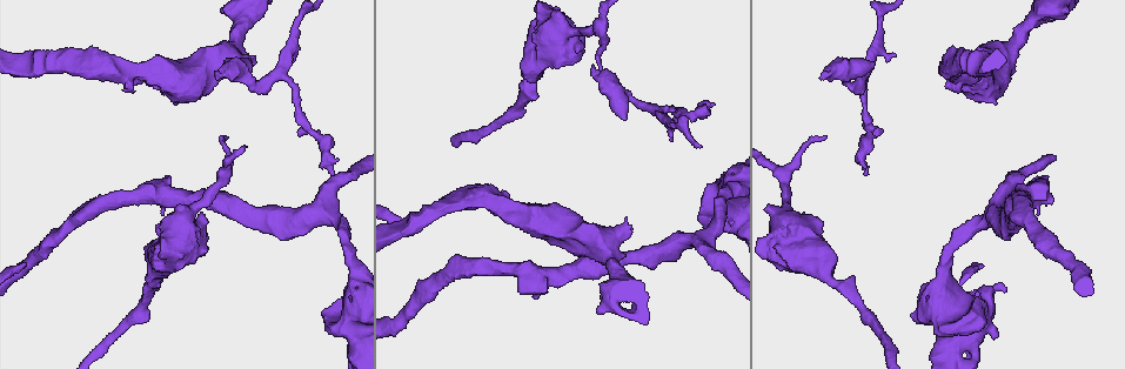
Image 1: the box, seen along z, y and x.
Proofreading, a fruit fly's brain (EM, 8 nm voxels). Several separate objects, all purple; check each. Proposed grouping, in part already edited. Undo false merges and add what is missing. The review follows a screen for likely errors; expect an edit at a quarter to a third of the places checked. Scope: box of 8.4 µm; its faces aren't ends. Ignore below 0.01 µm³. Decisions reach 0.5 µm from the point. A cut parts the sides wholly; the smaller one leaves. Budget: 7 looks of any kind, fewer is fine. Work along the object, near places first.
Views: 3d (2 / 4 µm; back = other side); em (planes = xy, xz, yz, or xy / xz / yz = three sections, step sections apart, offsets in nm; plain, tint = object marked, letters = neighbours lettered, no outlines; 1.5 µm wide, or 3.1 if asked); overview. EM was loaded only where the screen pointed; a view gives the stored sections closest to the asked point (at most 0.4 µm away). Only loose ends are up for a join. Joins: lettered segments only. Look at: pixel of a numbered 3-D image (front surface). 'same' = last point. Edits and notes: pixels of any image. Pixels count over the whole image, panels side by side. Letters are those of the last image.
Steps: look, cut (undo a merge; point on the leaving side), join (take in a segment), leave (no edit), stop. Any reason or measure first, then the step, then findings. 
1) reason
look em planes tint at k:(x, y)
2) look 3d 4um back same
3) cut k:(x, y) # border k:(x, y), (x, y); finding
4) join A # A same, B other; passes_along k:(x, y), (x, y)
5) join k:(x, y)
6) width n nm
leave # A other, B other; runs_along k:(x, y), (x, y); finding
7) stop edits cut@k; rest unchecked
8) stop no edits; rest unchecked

free end
look em yz step 4 letters at 1:(600, 68)

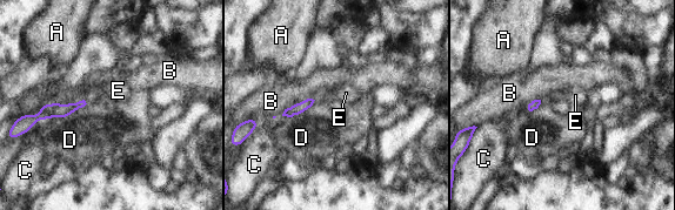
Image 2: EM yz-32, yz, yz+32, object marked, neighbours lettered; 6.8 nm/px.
leave # A other, B other, C other, D other, E other; border 2:(65, 102), (19, 117); none of them fits

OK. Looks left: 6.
branch stops here
look 3d 2um at 1:(625, 220)

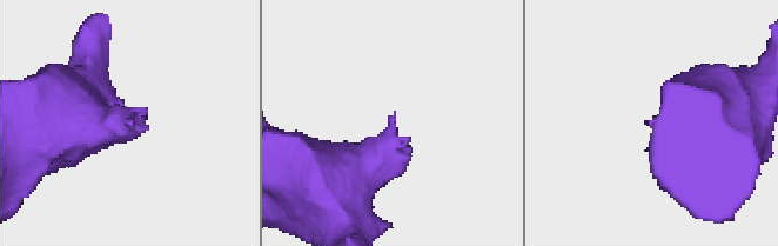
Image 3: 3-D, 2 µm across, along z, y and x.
now the EM
look em planes letters at 3:(649, 123)

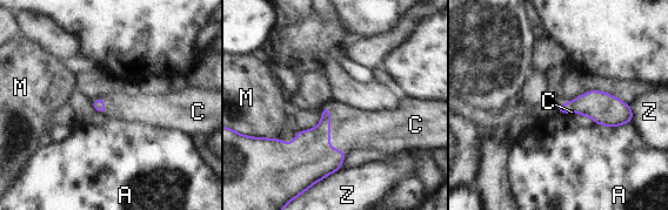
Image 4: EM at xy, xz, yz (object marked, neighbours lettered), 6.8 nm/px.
join 4:(142, 113) # A other, C same, M other, Z other; passes_along 4:(98, 103), (106, 112), (142, 113); the neuron continues

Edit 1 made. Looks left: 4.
look overview

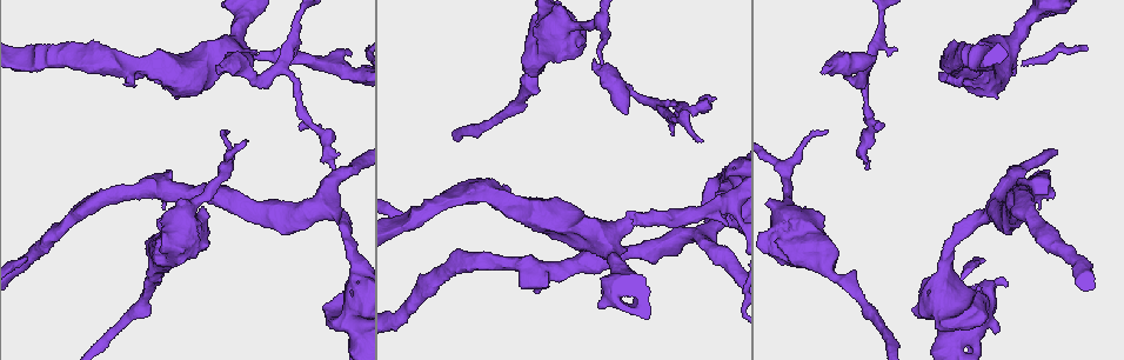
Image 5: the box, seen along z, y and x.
an open end
look 3d 4um at 5:(866, 170)

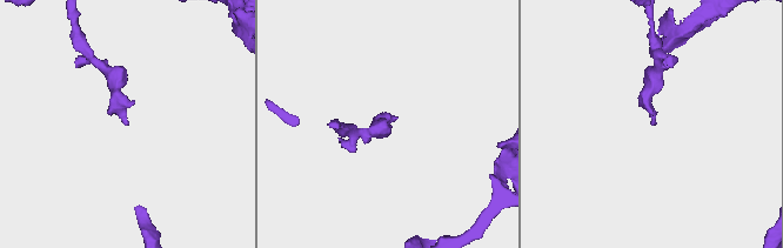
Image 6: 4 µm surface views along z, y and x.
now the EM
look em xz step 8 letters at 6:(125, 122)

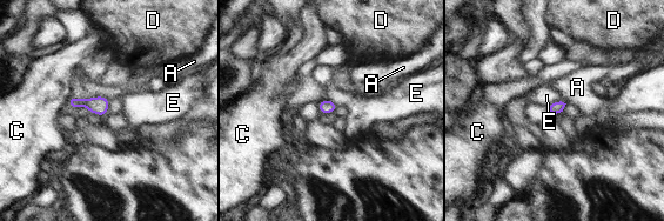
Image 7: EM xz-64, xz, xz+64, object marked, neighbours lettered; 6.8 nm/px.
look em planes letters same

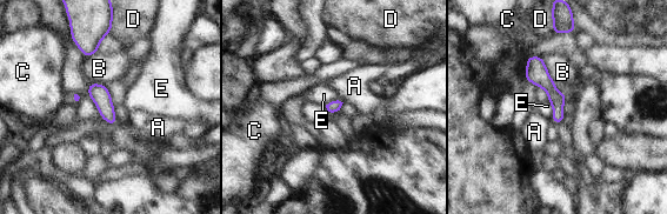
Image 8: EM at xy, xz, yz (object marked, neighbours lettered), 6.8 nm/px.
leave # A other, B other, C other, D other, E other; runs_along 8:(531, 59), (557, 99), (557, 120); no lettered segment goes on from it

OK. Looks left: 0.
stop edits join@4; rest unchecked

